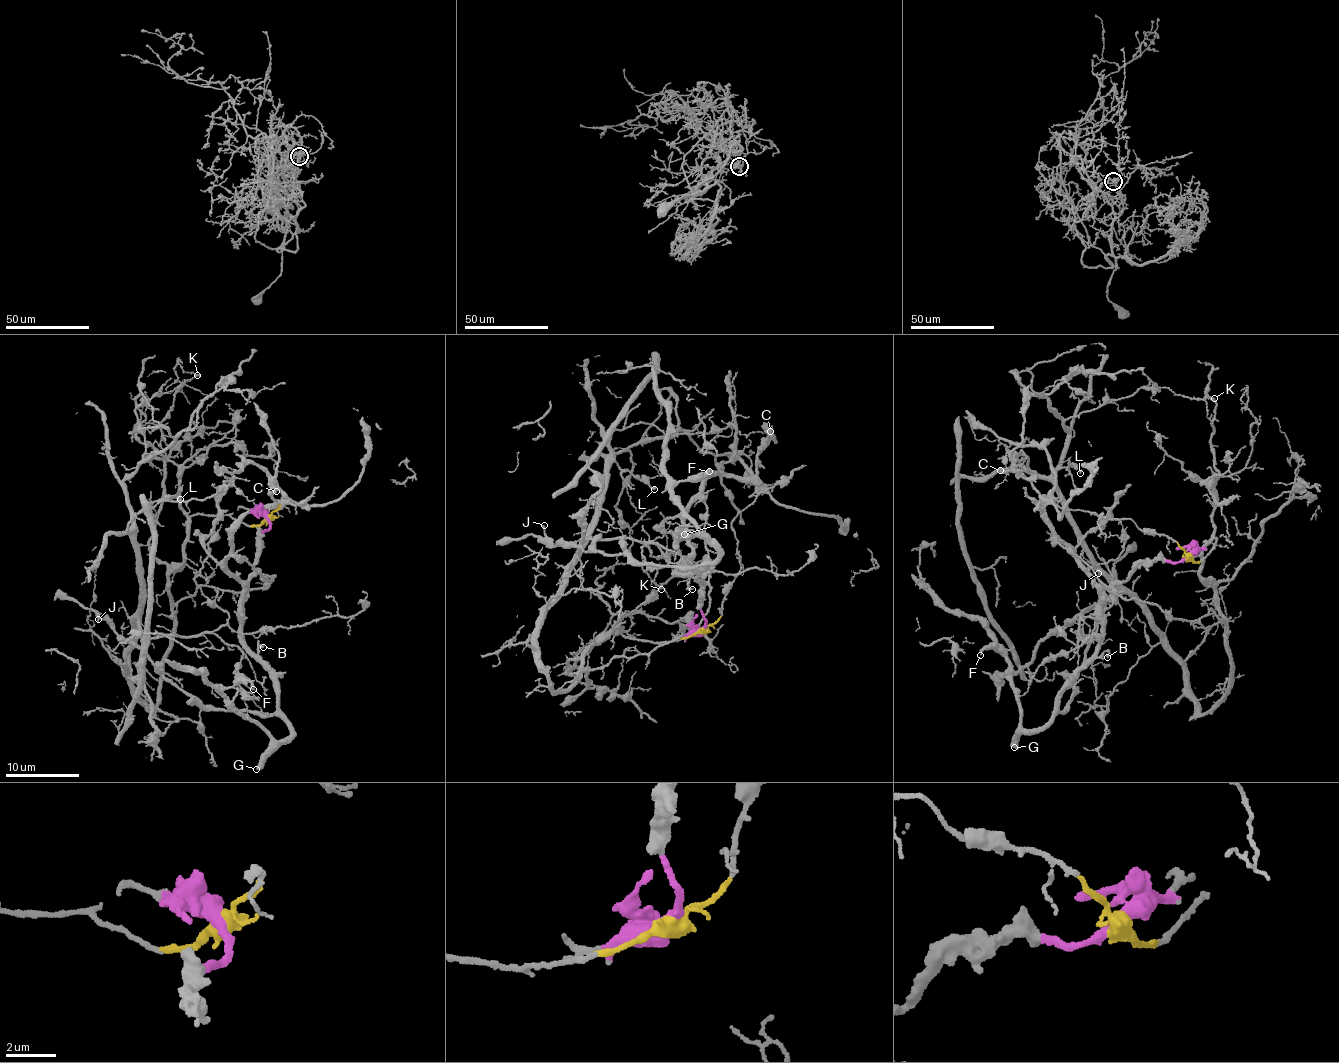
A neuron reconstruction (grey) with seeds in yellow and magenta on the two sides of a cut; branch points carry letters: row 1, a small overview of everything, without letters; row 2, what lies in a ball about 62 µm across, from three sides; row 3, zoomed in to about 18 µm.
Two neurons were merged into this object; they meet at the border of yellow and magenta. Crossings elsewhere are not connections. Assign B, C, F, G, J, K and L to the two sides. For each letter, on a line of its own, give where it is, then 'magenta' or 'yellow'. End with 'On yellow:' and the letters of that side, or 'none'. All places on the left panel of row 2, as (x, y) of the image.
B: at (263, 647); magenta
C: at (276, 491); magenta
F: at (253, 689); magenta
G: at (256, 769); magenta
J: at (98, 619); magenta
K: at (197, 375); yellow
L: at (180, 499); yellow
On yellow: K, L

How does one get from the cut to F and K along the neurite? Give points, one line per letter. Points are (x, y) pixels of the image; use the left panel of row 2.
F: (268, 519), (244, 587), (242, 638), (272, 680), (290, 729), (283, 739), (224, 692), (250, 681), (254, 688)
K: (268, 519), (191, 517), (152, 709), (126, 654), (142, 594), (125, 479), (146, 443), (135, 409), (197, 374)

